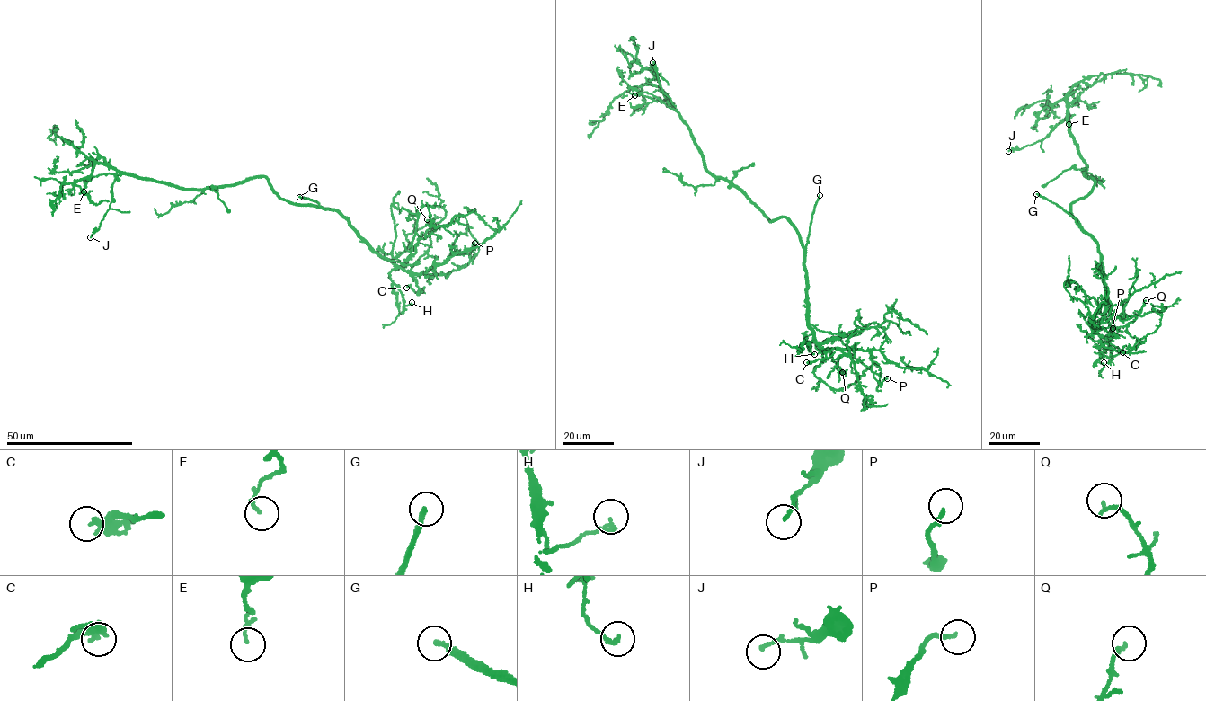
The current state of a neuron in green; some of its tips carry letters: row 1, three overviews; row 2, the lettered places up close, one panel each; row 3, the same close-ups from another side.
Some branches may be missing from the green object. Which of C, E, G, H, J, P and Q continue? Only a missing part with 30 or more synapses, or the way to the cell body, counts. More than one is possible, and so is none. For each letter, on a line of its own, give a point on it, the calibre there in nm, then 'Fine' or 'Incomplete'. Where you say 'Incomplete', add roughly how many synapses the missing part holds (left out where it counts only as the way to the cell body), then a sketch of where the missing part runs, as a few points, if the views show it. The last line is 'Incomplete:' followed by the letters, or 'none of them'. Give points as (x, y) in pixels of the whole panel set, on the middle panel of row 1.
C: Place: (806, 362). Thickness 240 nm. Fine
E: Place: (634, 95). Thickness 110 nm. Fine
G: Place: (820, 195). Thickness 200 nm. Incomplete. Course of what is missing: (820, 195), (838, 179), (859, 181), (888, 208), (903, 233)
H: Place: (814, 354). Thickness 170 nm. Fine
J: Place: (652, 62). Thickness 140 nm. Fine
P: Place: (887, 378). Thickness 160 nm. Fine
Q: Place: (842, 372). Thickness 150 nm. Fine
Incomplete: G

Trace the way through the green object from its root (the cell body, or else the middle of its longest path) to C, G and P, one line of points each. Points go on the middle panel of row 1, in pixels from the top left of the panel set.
C: (778, 217), (788, 217), (799, 237), (807, 286), (806, 314), (816, 341), (829, 350), (821, 359), (806, 362)
G: (778, 217), (788, 217), (805, 249), (814, 205), (820, 195)
P: (778, 217), (788, 217), (802, 245), (816, 341), (870, 350), (873, 377), (887, 378)

